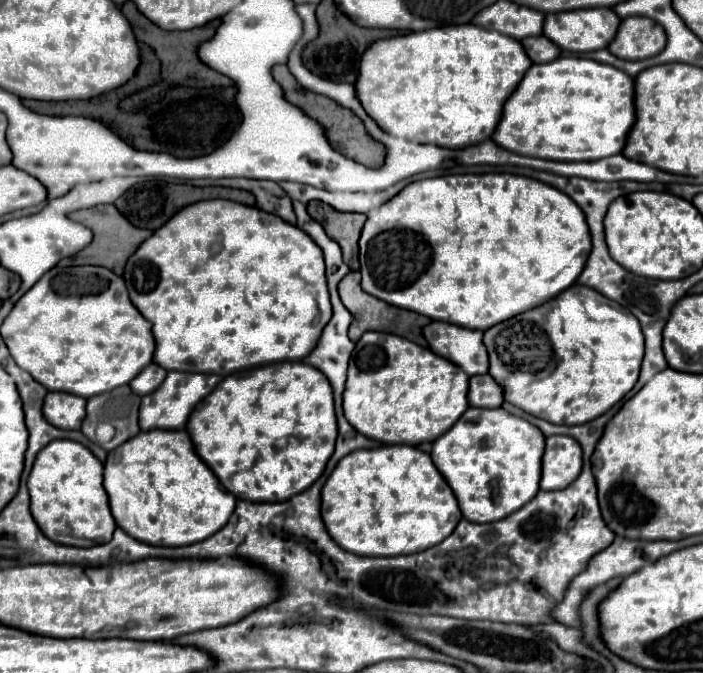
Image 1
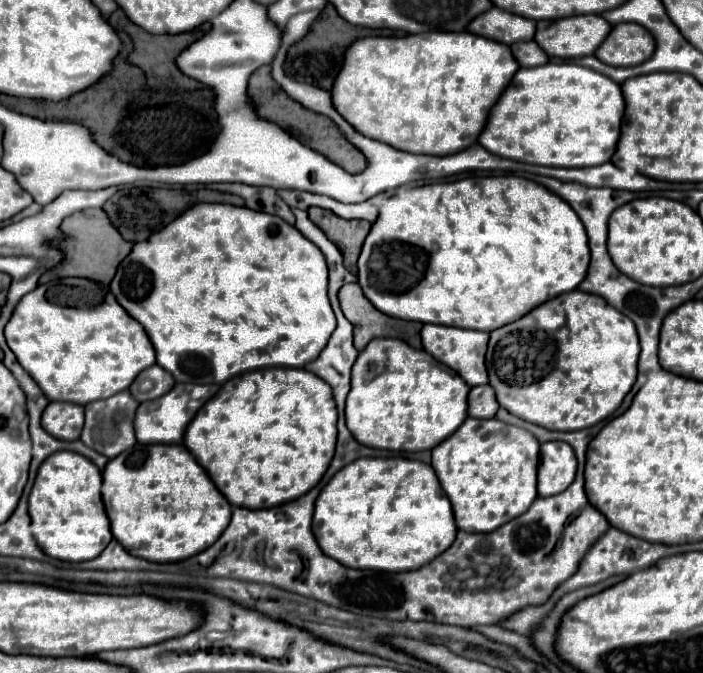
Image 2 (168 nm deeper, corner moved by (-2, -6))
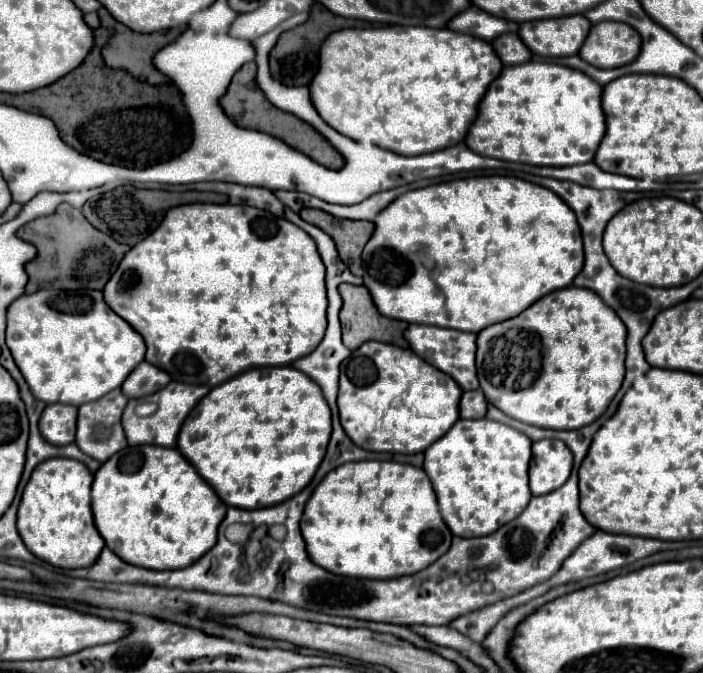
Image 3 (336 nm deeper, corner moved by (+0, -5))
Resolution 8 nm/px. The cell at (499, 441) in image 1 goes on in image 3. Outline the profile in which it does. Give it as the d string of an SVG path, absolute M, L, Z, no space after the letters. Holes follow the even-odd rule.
M459 419L439 441L435 441L425 451L423 469L431 479L431 485L437 495L439 511L447 527L457 537L481 537L495 533L501 525L513 521L517 515L523 513L531 499L529 491L529 459L531 459L531 441L527 435L491 421L491 419Z

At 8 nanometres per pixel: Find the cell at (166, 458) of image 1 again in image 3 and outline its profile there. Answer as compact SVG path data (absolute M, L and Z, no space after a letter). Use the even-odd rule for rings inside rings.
M157 445L127 447L105 461L93 479L91 489L93 519L105 545L123 561L145 569L183 569L195 563L217 541L217 527L225 517L227 505L199 477L195 467L177 451Z

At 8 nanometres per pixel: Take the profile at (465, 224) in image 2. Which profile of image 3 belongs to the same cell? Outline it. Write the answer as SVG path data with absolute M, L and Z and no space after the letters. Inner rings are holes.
M501 175L469 177L469 179L453 179L449 183L431 185L425 189L407 191L405 195L397 197L393 201L393 205L383 209L383 213L379 213L379 217L375 219L375 233L371 235L371 239L363 251L363 267L365 267L363 281L365 281L367 289L371 291L375 307L379 309L381 315L385 315L389 319L407 321L407 323L423 323L423 325L477 333L477 331L485 329L487 325L493 325L493 323L519 315L521 311L525 311L531 303L535 303L543 295L571 285L573 277L583 267L583 243L581 243L581 231L579 231L575 213L571 213L571 209L559 197L555 197L553 191L533 185L529 181L517 179L517 177L501 177Z

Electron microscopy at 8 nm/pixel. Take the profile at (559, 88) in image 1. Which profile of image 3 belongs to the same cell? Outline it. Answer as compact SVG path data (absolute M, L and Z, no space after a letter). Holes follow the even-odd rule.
M529 61L523 65L507 65L503 73L489 85L483 101L479 103L479 117L471 125L471 133L465 137L465 145L479 155L487 155L503 161L517 161L529 165L567 167L593 161L597 145L605 135L605 117L601 109L601 87L583 75L555 63Z

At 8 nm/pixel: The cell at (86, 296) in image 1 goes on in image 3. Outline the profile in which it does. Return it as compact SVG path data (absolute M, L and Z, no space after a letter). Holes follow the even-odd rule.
M43 289L33 295L23 295L15 299L7 309L5 335L15 365L19 365L19 371L23 373L35 399L43 403L67 403L79 407L83 403L95 401L105 393L119 389L123 379L127 379L127 375L145 357L145 345L141 335L107 307L101 291L65 295L65 293Z

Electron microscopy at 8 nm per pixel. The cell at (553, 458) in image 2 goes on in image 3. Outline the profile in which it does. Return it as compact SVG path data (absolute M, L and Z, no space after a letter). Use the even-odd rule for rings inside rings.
M541 439L531 447L529 487L533 495L545 495L559 489L571 473L573 453L559 439Z

